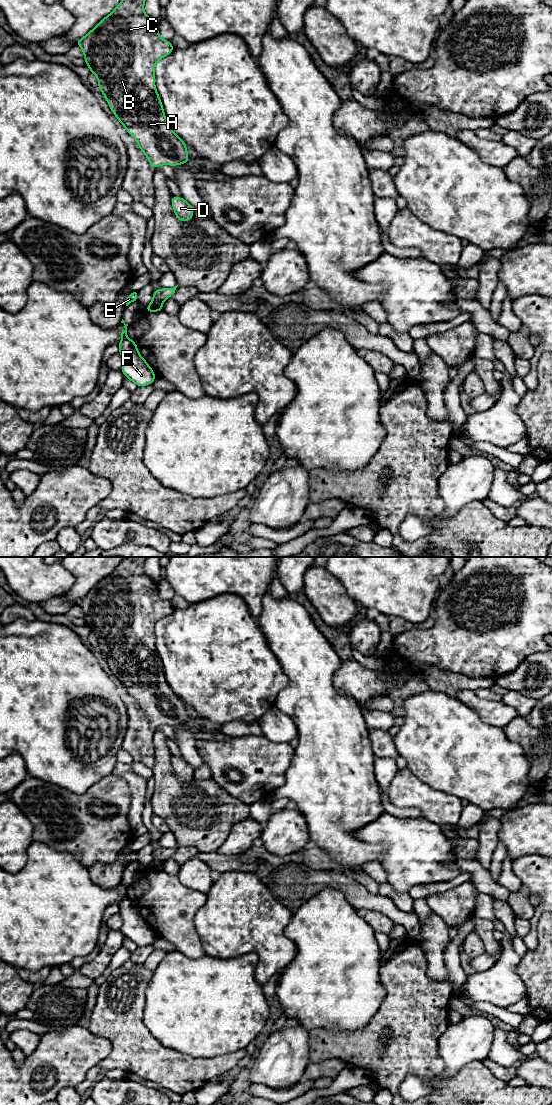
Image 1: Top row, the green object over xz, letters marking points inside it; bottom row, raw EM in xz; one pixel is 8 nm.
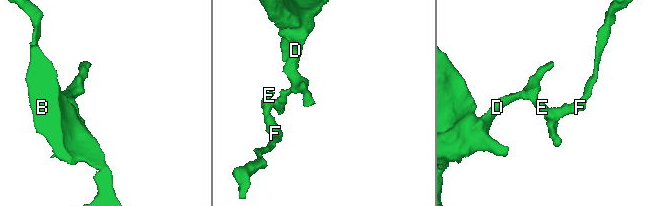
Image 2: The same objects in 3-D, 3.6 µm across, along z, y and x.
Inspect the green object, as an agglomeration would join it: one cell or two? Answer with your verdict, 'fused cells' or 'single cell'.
fused cells

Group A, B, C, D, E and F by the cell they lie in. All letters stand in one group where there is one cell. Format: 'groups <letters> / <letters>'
groups A B C D / E F

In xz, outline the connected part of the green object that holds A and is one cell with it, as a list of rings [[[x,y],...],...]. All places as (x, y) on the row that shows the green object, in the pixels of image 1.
[[[122,0],[75,44],[82,49],[86,66],[97,77],[98,89],[112,113],[136,139],[151,167],[188,164],[187,144],[168,125],[155,86],[155,64],[173,53],[175,48],[171,41],[159,36],[158,24],[145,14],[144,4],[145,0]]]

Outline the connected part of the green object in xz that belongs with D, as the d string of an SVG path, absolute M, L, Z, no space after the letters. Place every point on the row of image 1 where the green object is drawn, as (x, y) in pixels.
M172 195L171 204L175 217L180 222L188 222L193 219L195 208L190 205L184 198Z

